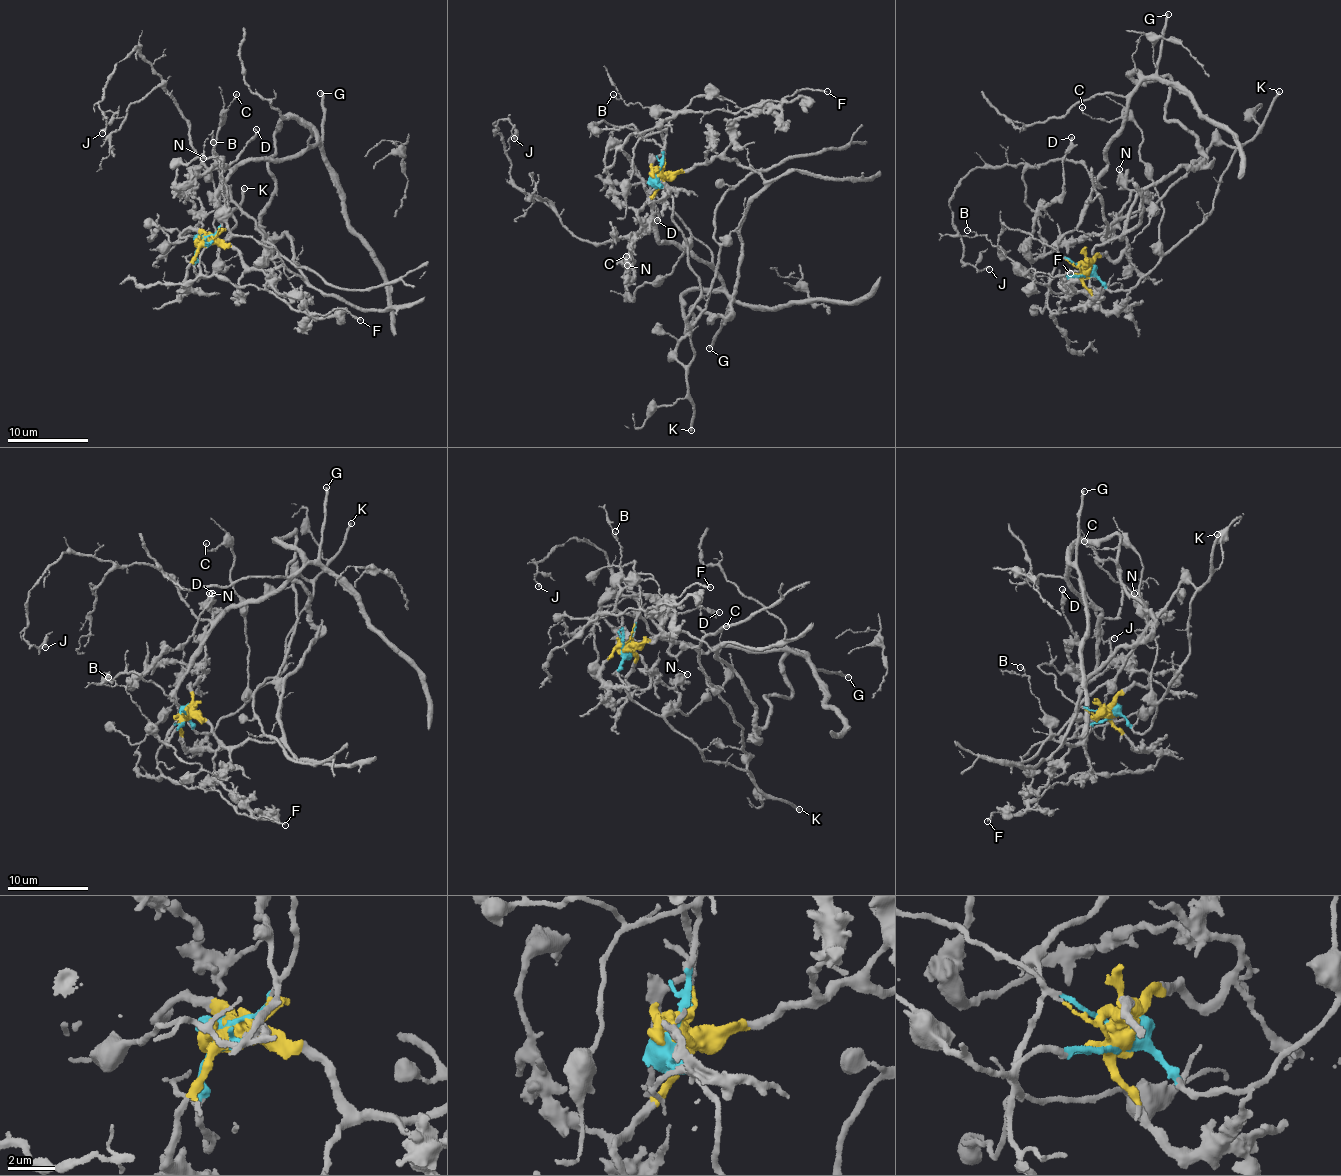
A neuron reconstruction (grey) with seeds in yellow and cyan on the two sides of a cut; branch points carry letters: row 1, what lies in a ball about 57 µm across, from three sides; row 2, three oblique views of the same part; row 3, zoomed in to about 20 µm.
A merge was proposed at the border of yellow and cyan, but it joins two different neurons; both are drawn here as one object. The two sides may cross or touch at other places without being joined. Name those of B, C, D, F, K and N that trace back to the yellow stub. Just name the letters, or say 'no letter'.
D, F, N

